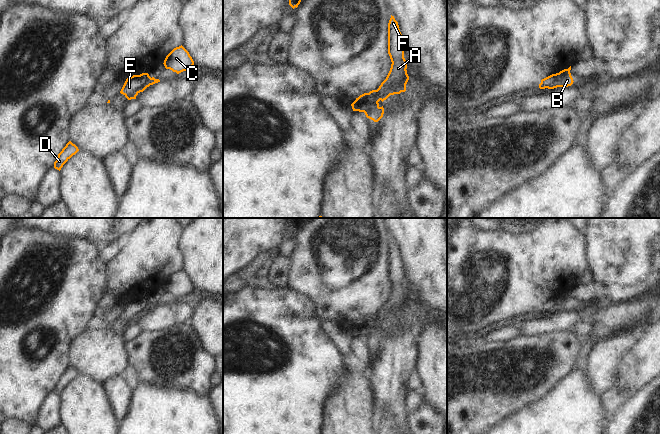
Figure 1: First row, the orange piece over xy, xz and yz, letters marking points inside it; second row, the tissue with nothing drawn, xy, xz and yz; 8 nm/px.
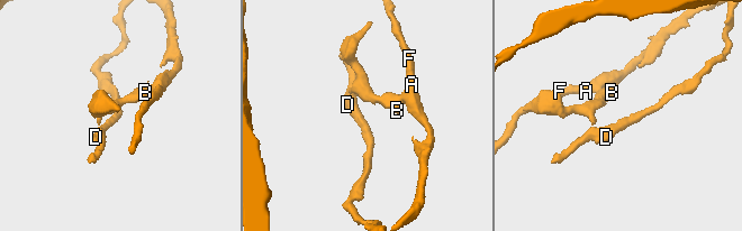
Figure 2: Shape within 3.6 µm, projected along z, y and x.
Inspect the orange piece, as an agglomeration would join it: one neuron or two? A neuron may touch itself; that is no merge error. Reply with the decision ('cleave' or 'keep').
cleave

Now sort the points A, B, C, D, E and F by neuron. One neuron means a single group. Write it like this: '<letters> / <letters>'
A B C D F / E

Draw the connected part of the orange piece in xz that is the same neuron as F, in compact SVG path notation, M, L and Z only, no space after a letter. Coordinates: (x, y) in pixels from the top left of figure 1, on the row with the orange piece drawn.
M392 15L388 23L388 54L392 62L391 68L386 79L377 89L382 102L390 95L405 92L409 80L406 70L407 63L404 58L404 39L398 22Z

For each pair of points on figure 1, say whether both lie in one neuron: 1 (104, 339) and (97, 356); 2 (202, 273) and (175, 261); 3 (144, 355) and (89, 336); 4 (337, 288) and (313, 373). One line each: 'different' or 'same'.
1: same
2: different
3: different
4: different

